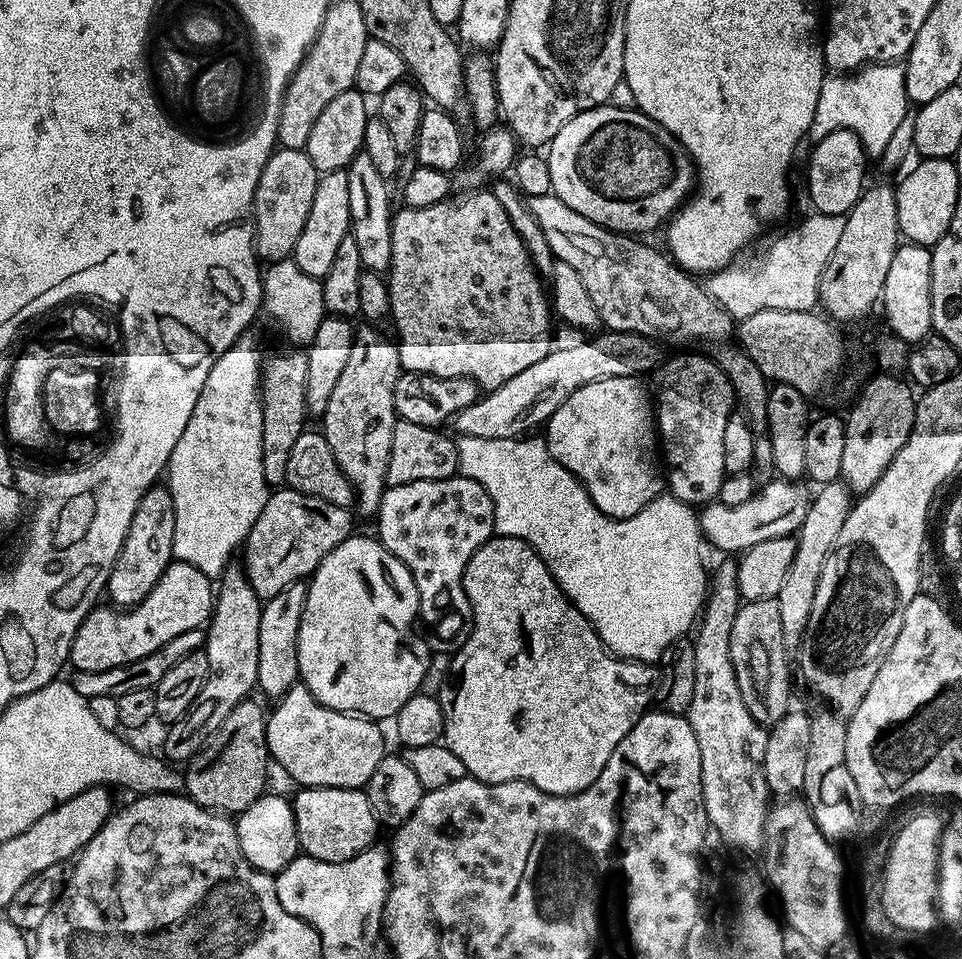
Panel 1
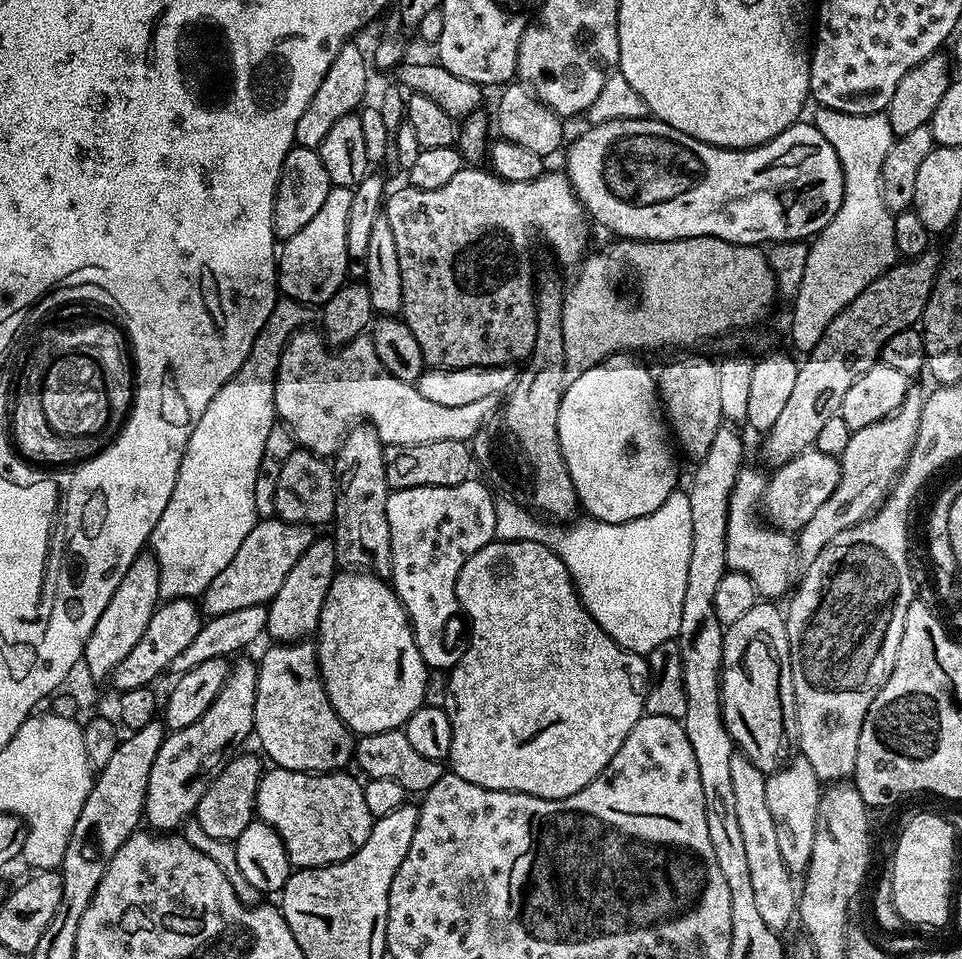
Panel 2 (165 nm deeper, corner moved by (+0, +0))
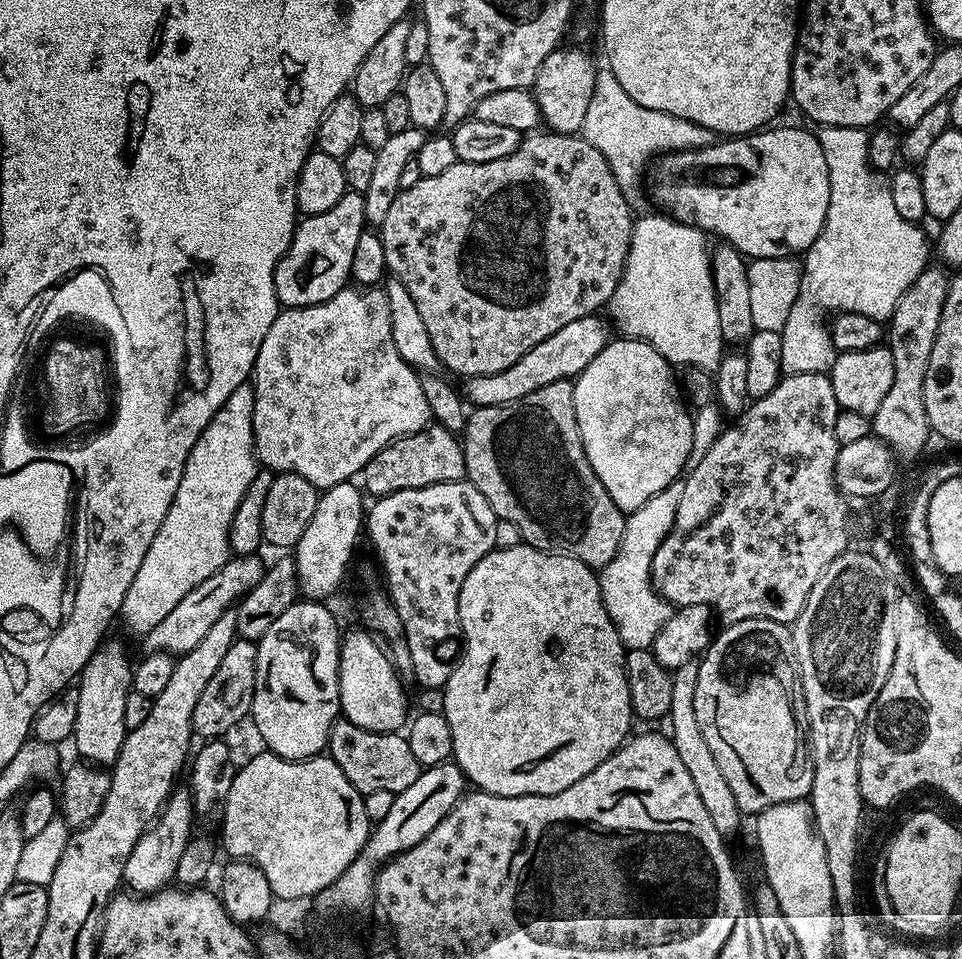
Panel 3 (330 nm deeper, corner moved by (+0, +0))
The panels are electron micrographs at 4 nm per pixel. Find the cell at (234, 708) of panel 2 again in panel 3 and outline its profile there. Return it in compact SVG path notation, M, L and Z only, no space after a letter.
M177 787L169 794L168 801L155 822L144 831L142 838L138 838L134 850L130 850L130 858L126 858L122 884L129 893L151 894L169 887L175 881L178 862L181 861L188 841L194 836L192 820L194 821L192 796L187 787Z

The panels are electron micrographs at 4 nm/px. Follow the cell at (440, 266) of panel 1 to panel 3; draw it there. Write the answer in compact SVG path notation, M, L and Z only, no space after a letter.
M536 130L525 135L520 141L518 150L506 158L498 158L494 162L478 162L465 164L457 162L450 170L442 170L442 174L421 176L414 186L401 188L398 198L390 206L386 214L386 222L378 226L382 238L382 250L386 250L386 266L395 279L410 290L410 298L414 298L414 306L418 306L418 314L426 326L426 334L430 338L430 346L434 350L437 361L444 364L460 378L498 374L498 370L506 370L506 366L514 366L526 350L534 350L538 342L550 338L550 334L558 334L562 326L574 322L583 316L599 313L611 301L614 290L624 273L624 263L630 250L630 238L634 213L602 154L586 142L583 135L564 136L561 132Z

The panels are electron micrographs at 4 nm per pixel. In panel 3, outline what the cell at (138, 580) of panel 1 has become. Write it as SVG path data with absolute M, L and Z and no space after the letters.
M108 638L101 643L86 662L86 666L80 672L78 685L75 689L78 698L78 710L74 718L71 739L76 740L76 752L81 761L97 766L111 766L116 763L120 748L124 744L124 737L128 735L129 728L126 726L126 698L134 691L132 687L133 661L128 661L128 652L120 640Z

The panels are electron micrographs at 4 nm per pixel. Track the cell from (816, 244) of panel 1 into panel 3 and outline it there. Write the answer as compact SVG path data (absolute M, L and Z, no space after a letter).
M644 214L633 223L630 250L624 263L624 273L614 290L606 312L613 325L620 324L625 337L647 340L666 358L669 364L688 364L689 369L714 370L724 353L724 339L718 319L718 302L712 281L712 257L703 228L692 224L681 224L667 214L650 216Z

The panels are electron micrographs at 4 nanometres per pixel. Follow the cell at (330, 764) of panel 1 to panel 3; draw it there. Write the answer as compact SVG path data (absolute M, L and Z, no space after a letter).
M301 599L299 602L292 604L266 630L266 634L256 645L256 685L254 686L254 698L252 699L252 710L250 717L258 726L259 733L265 739L267 751L282 757L283 760L308 760L311 756L319 756L327 749L330 730L341 715L340 711L340 642L342 639L342 628L336 625L336 616L327 608L327 603Z

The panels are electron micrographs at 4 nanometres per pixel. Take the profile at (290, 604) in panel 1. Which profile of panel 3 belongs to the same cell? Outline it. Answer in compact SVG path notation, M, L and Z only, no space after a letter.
M345 482L335 484L320 492L320 501L314 510L314 518L310 518L310 523L306 526L306 531L302 533L302 538L296 543L294 549L294 559L296 561L296 582L299 591L309 600L317 602L323 601L324 596L328 596L344 580L344 575L348 572L348 563L352 560L352 555L356 552L356 539L362 536L362 525L366 520L366 496L359 487L355 488L355 483Z

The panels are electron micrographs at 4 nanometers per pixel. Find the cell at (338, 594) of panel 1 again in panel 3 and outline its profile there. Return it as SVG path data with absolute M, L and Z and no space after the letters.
M360 626L353 632L345 631L340 642L340 711L343 719L367 732L400 732L410 716L408 704L410 708L409 693L394 666L390 666L378 651L371 634Z

